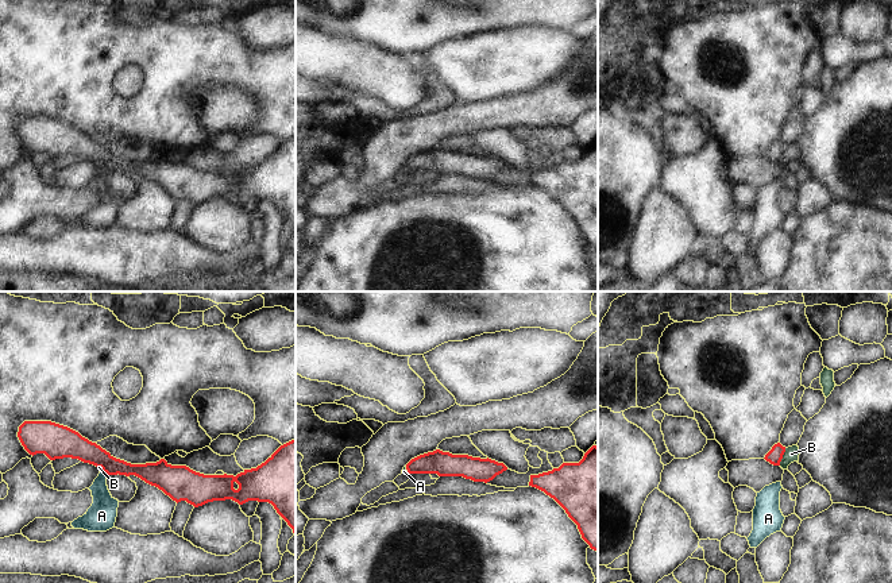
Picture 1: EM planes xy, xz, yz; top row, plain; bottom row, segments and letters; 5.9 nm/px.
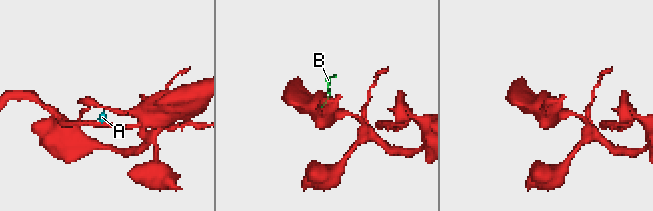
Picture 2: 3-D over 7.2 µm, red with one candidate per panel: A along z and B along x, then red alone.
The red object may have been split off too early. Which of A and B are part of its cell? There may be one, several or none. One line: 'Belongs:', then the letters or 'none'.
Belongs: none

